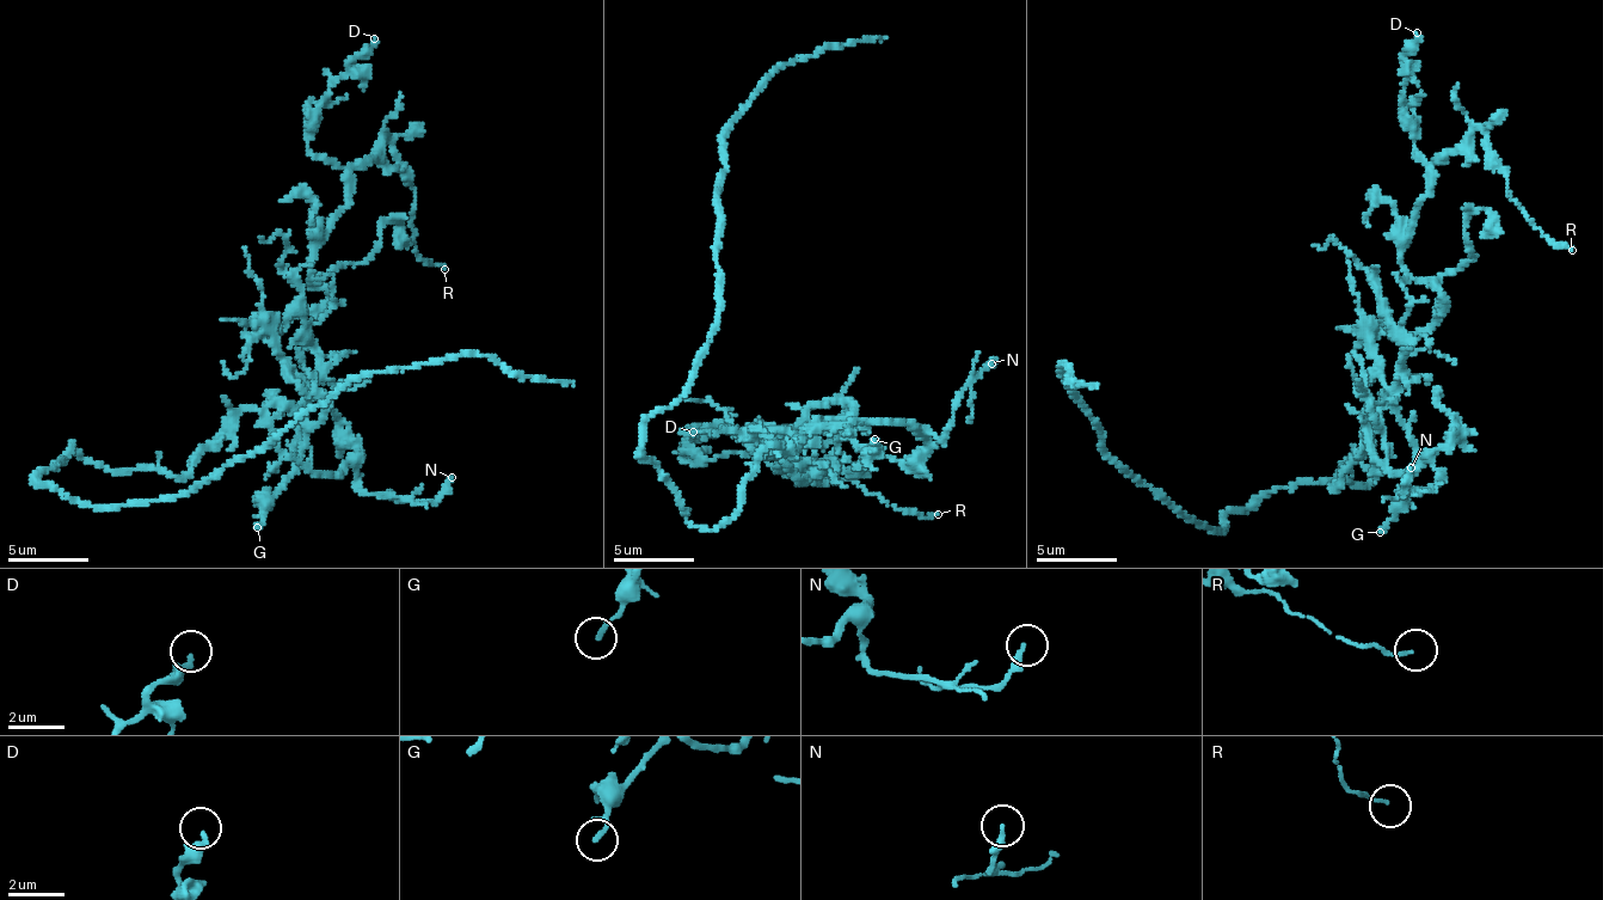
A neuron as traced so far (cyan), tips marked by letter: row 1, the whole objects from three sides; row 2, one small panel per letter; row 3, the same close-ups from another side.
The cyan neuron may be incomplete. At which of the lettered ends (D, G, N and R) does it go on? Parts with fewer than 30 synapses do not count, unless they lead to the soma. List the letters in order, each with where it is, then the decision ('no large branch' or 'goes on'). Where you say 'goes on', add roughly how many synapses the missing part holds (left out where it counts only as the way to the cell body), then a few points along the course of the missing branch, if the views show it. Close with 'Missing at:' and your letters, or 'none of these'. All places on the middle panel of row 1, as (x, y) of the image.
D: at (693, 432); no large branch
G: at (874, 439); no large branch
N: at (992, 363); no large branch
R: at (938, 514); no large branch
Missing at: none of these

